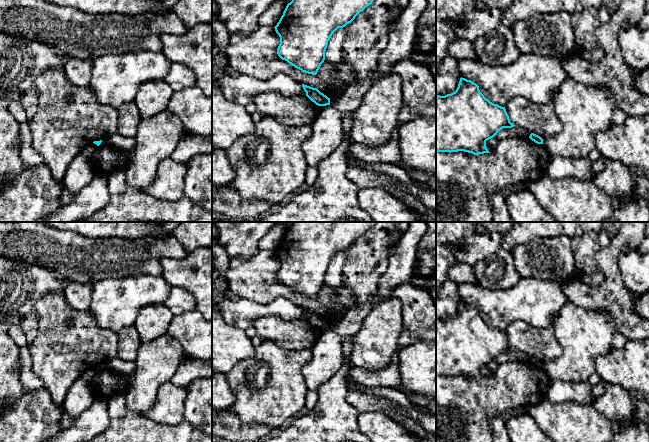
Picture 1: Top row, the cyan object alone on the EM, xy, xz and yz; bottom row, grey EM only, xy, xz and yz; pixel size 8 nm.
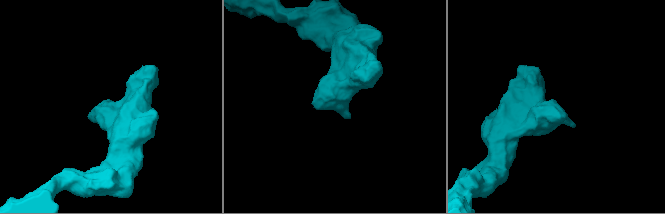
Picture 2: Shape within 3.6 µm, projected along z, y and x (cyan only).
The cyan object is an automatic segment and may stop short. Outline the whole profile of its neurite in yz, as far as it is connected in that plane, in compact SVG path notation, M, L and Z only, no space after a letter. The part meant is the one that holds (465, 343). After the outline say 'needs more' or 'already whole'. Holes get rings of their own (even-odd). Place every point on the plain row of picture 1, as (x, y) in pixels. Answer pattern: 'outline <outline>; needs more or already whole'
outline M460 302L455 316L445 320L436 319L436 376L464 375L474 379L490 377L486 365L503 352L512 352L505 331L490 326L480 316L479 310Z; already whole

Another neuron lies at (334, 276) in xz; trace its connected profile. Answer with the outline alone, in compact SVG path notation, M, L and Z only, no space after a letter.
M338 252L328 265L325 275L325 284L331 289L336 290L343 285L343 267L347 261L347 255L343 252Z

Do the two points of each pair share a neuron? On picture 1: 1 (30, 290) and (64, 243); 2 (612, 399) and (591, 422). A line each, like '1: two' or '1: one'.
1: two
2: two

